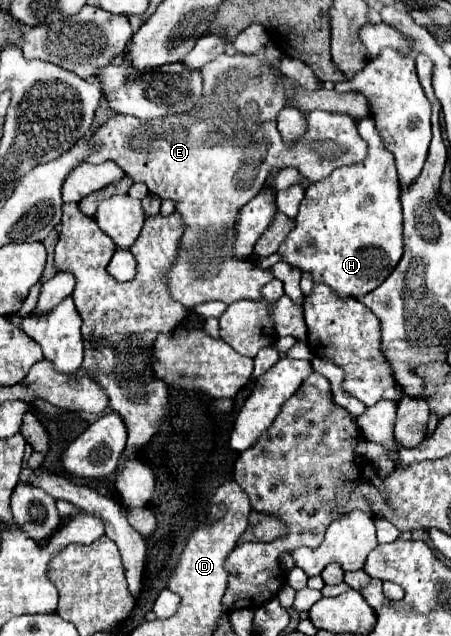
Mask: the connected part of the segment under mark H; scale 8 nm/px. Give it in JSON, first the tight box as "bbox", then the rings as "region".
{"bbox":[277,116,403,298],"region":[[[371,116],[361,120],[361,124],[357,124],[357,130],[359,136],[369,146],[365,160],[361,164],[341,166],[333,170],[329,178],[311,182],[305,188],[305,198],[301,200],[299,214],[295,218],[295,228],[289,232],[289,236],[281,242],[277,250],[281,262],[287,262],[299,270],[309,272],[315,282],[327,284],[339,296],[349,296],[349,298],[369,294],[373,288],[383,284],[403,256],[403,216],[399,202],[401,186],[397,182],[393,154],[381,142]]]}

